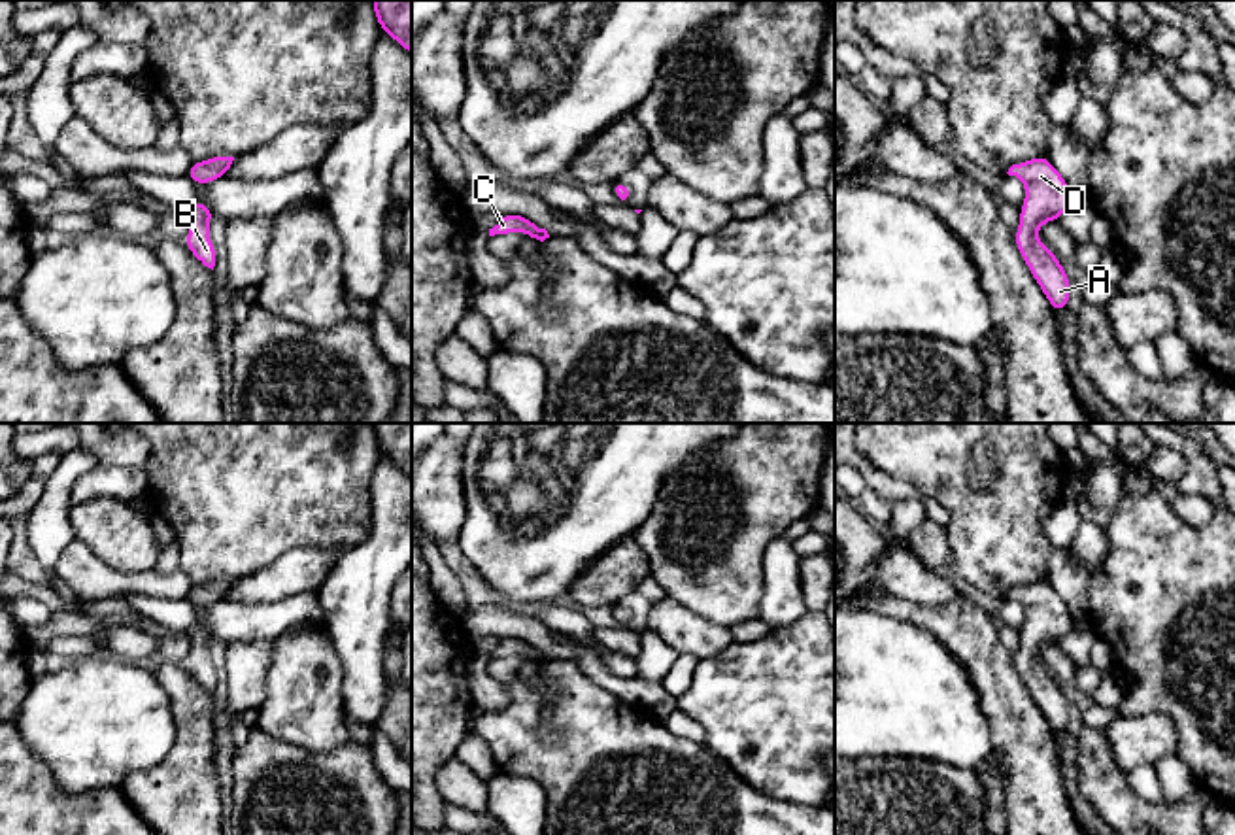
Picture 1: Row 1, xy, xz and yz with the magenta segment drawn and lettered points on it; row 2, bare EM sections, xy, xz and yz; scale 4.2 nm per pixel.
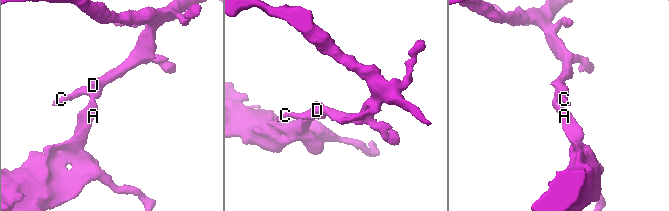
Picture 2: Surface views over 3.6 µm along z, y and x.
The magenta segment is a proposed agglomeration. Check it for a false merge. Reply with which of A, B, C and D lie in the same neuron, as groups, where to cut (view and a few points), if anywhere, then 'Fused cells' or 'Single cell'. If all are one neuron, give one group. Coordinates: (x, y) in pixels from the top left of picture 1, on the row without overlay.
Groups: A B C D. No split. Single cell

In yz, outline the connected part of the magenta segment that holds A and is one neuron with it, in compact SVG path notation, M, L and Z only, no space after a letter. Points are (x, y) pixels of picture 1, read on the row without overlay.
M1044 580L1012 588L1007 595L1024 605L1025 623L1020 631L1020 650L1014 656L1016 671L1054 735L1069 729L1071 707L1052 673L1033 659L1039 652L1059 642L1074 625L1065 601Z

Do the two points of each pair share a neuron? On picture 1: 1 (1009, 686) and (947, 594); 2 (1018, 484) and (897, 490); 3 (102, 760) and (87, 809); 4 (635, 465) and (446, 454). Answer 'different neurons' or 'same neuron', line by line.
1: different neurons
2: different neurons
3: different neurons
4: different neurons

